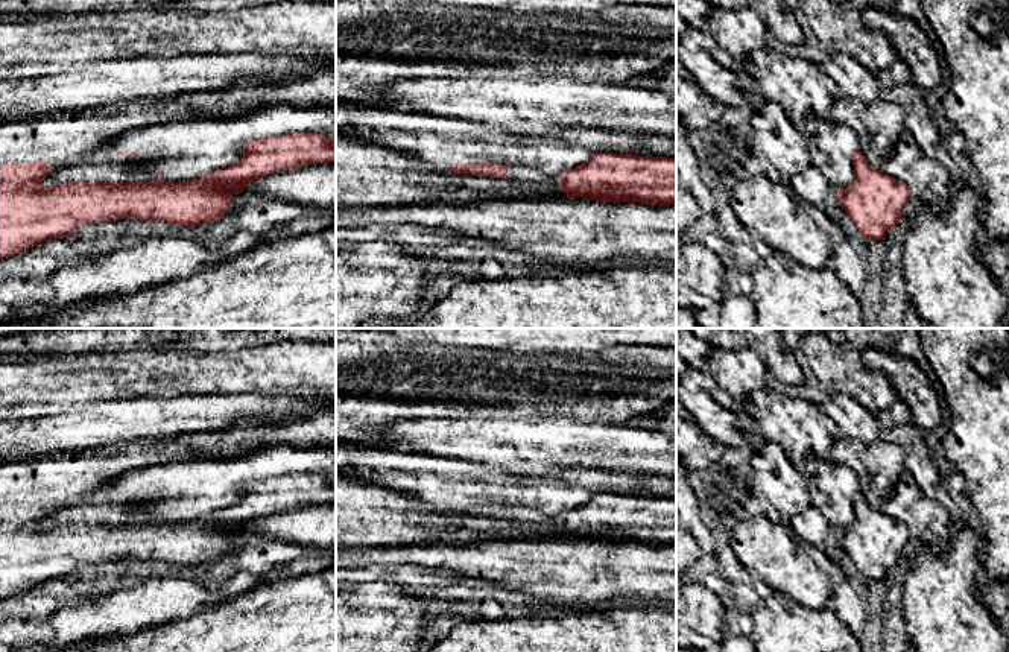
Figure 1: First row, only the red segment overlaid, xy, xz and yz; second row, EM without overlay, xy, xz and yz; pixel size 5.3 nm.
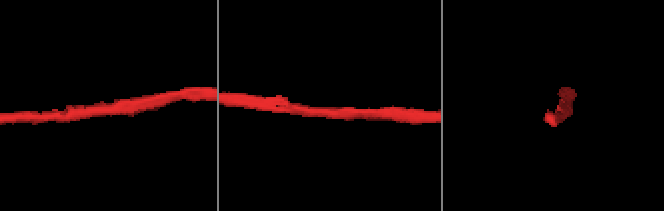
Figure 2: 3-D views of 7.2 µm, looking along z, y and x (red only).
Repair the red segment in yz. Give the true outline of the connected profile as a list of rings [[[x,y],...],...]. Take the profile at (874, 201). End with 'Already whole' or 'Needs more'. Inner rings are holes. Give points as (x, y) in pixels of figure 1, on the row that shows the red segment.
[[[862,150],[852,152],[851,158],[854,163],[854,181],[839,191],[836,201],[865,239],[884,240],[889,229],[903,220],[901,213],[904,205],[910,202],[912,193],[904,182],[874,169]]]. Already whole

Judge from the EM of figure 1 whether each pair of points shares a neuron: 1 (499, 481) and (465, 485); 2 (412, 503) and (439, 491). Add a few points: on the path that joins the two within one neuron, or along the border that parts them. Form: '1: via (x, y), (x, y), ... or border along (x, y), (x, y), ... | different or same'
1: via (491, 484), (473, 484) | same
2: border along (386, 487), (421, 500) | different

